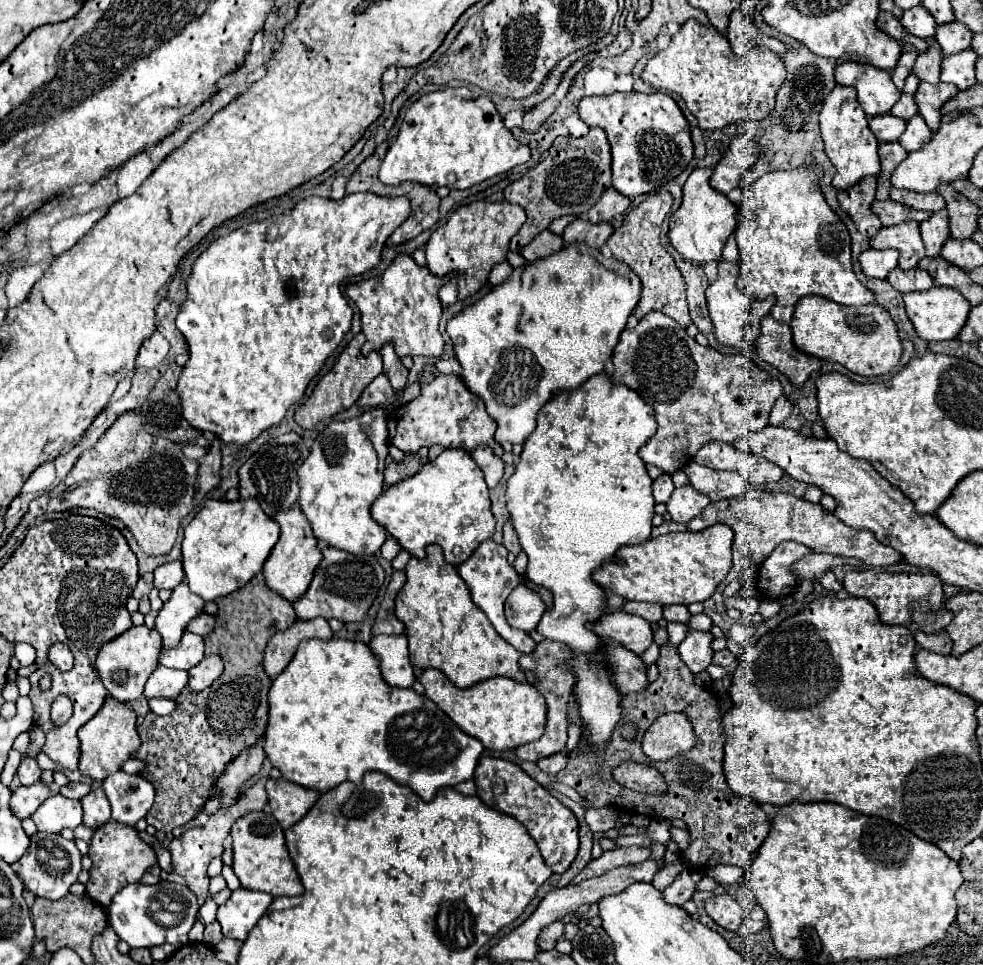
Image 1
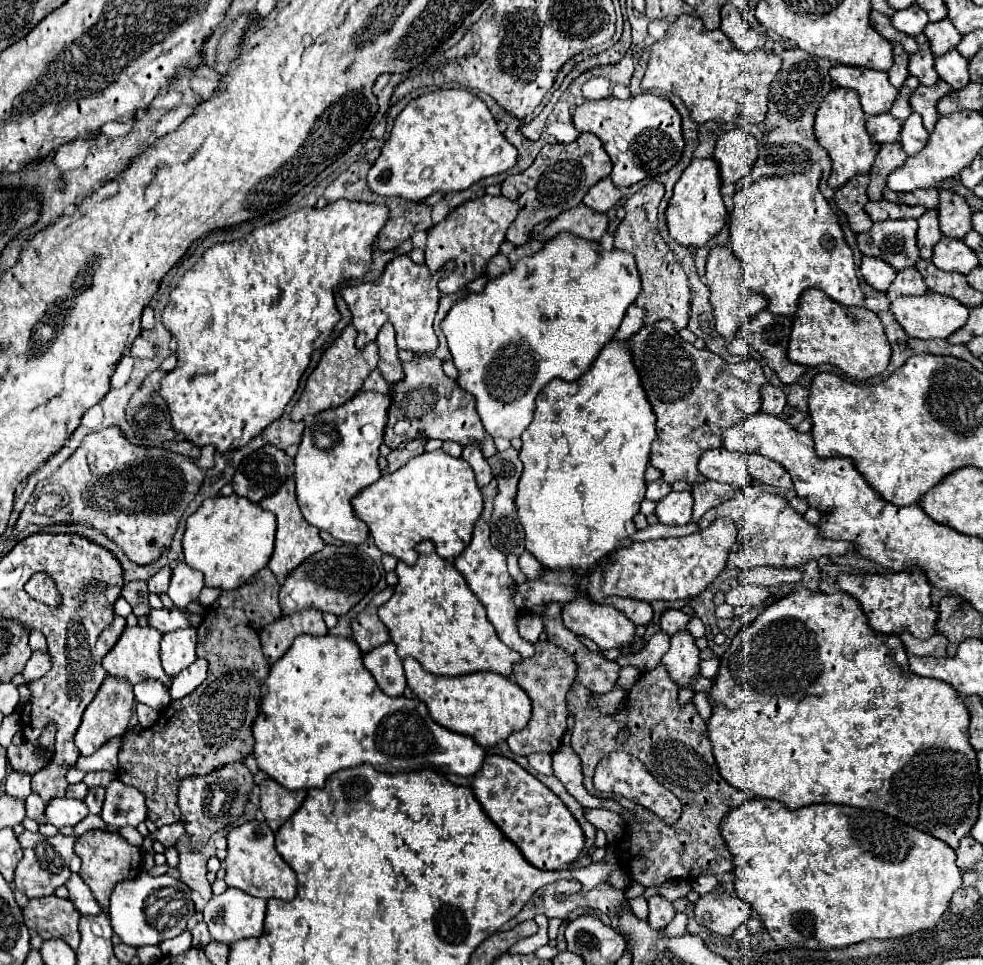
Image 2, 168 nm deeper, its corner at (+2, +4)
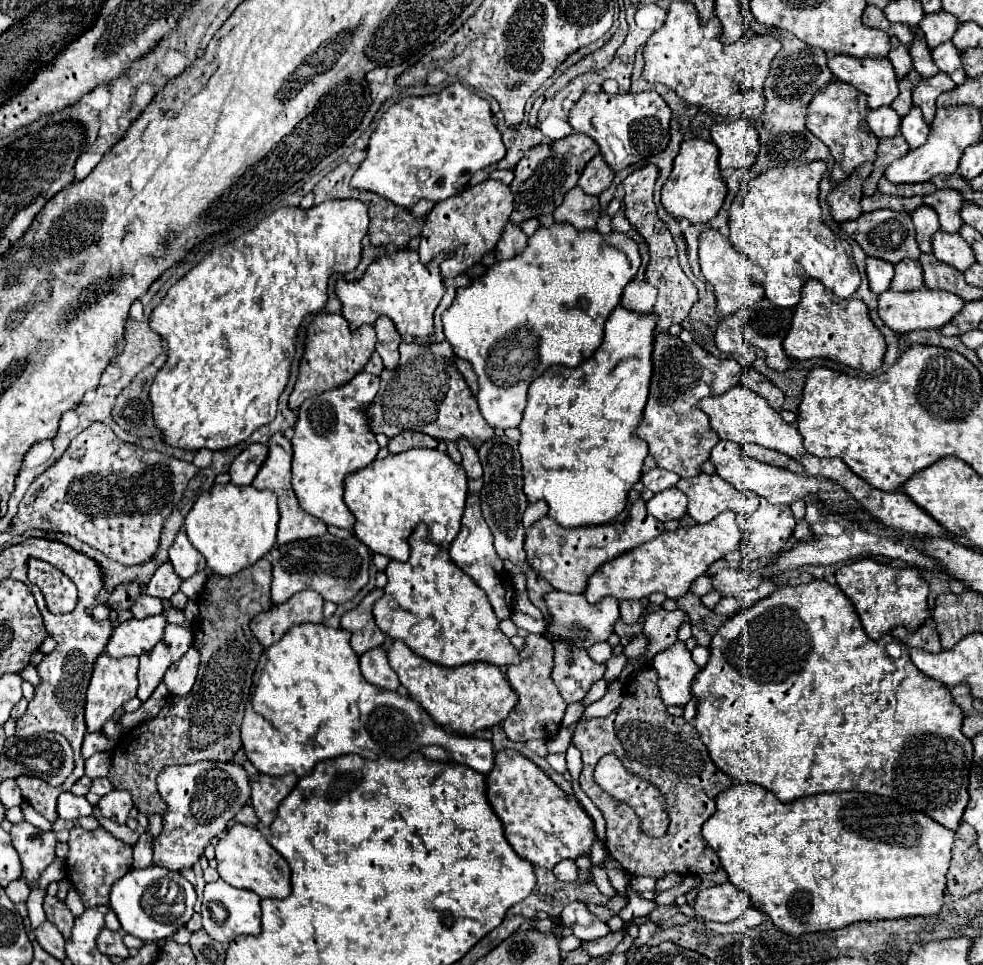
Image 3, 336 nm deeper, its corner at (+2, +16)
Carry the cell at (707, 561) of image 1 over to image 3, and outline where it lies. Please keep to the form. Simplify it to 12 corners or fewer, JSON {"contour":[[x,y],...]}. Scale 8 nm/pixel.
{"contour":[[727,510],[599,566],[585,598],[679,600],[739,548]]}

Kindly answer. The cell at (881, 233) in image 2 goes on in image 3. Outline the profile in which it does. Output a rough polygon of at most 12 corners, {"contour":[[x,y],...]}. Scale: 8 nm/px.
{"contour":[[875,210],[841,230],[867,256],[919,258],[907,212]]}

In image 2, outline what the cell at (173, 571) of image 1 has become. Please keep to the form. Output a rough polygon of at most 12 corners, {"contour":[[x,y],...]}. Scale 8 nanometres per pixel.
{"contour":[[161,568],[147,580],[151,594],[167,592],[171,568]]}

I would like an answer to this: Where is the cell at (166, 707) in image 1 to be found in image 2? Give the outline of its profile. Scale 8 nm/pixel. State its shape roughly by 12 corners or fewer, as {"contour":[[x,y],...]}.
{"contour":[[137,704],[137,718],[143,728],[157,720],[157,712],[147,704]]}

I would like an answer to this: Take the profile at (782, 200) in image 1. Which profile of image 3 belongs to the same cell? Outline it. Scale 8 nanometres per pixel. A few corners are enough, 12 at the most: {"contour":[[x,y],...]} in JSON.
{"contour":[[825,162],[741,186],[728,239],[753,280],[795,308],[817,278],[859,288],[847,240],[821,222]]}

